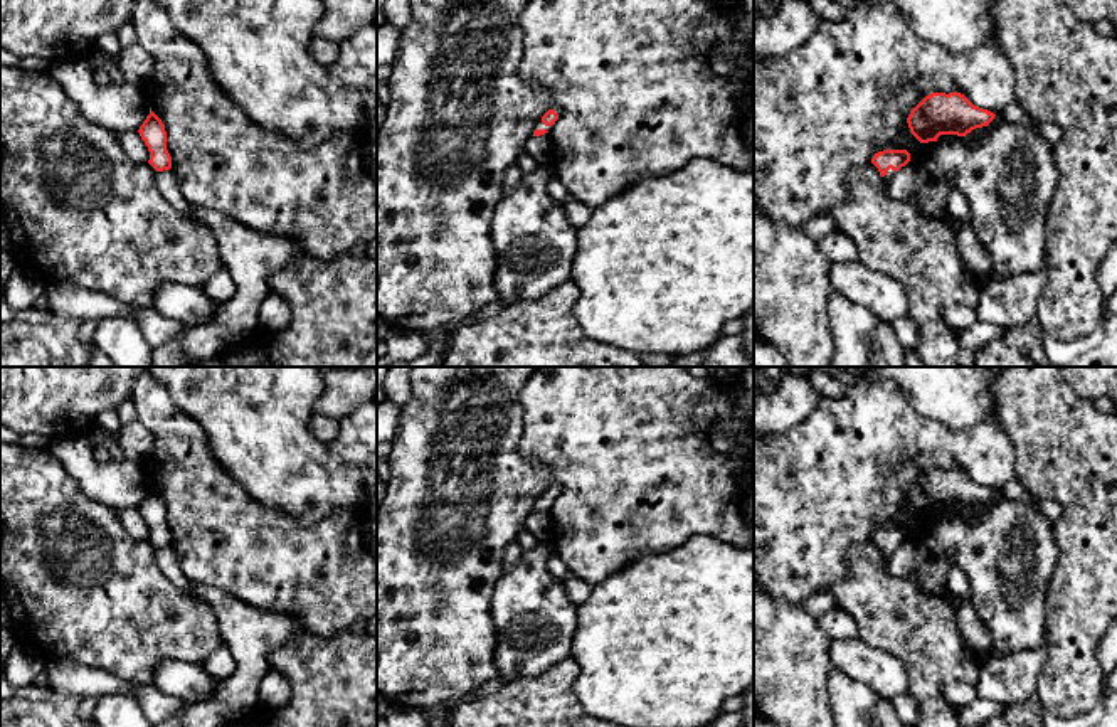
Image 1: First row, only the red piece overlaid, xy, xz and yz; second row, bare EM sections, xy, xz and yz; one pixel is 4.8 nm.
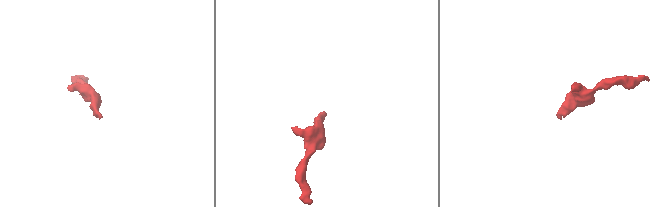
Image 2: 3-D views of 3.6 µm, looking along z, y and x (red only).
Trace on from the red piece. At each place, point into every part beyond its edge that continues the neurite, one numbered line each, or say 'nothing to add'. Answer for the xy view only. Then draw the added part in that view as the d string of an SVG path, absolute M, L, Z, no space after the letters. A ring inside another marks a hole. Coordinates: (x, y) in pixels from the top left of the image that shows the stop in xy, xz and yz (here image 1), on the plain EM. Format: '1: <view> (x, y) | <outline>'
nothing to add

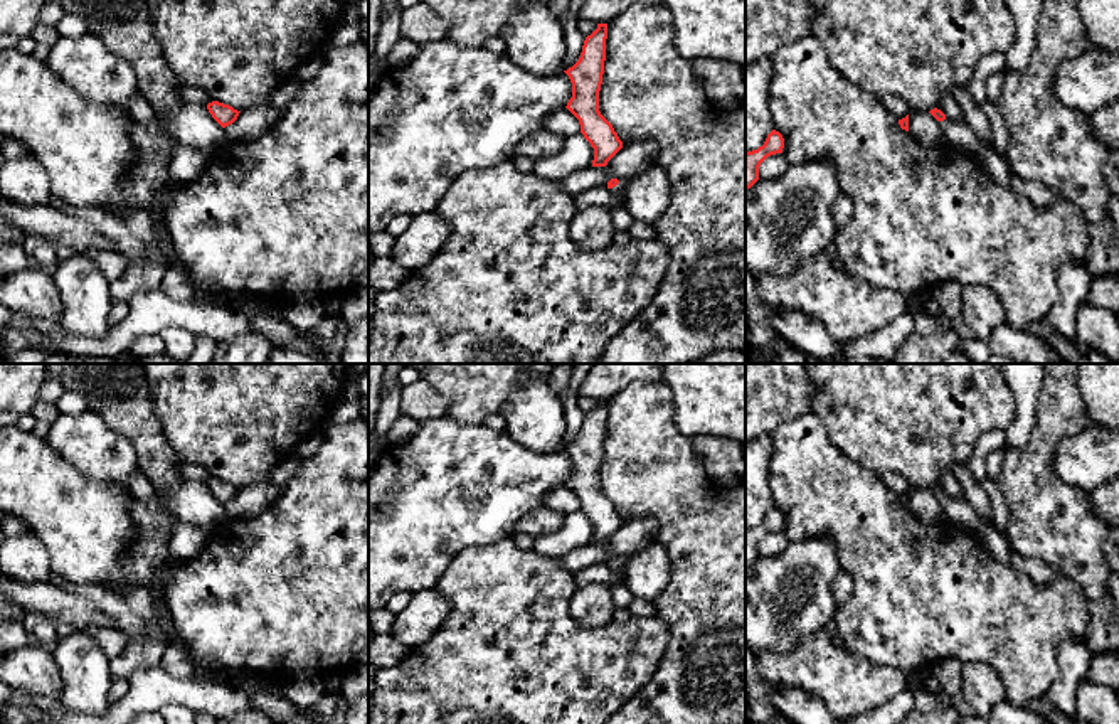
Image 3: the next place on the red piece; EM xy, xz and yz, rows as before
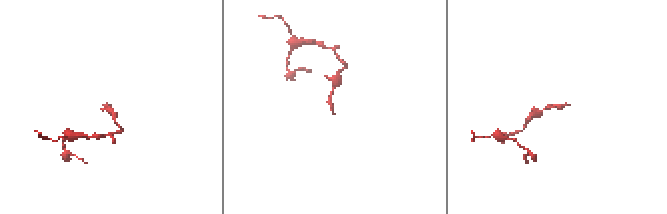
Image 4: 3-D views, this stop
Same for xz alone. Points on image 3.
1: xz (620, 566) | M619 557L619 561L611 566L621 576L621 579L616 584L624 584L626 564L628 564L628 559Z

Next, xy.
nothing to add

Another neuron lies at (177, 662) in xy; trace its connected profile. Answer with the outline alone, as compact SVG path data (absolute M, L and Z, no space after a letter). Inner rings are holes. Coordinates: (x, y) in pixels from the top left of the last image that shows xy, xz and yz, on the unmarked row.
M172 643L162 657L160 667L175 679L195 679L202 673L202 665L178 643Z

